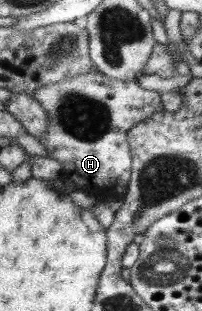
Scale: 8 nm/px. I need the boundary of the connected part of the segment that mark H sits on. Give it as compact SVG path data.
M91 68L85 73L65 77L63 81L35 89L33 98L46 109L47 115L50 116L47 133L37 139L46 151L46 156L59 162L62 182L73 184L76 190L95 197L98 202L123 199L133 166L128 134L138 122L146 121L155 110L162 108L160 93L143 89L135 78L125 81L111 79Z

